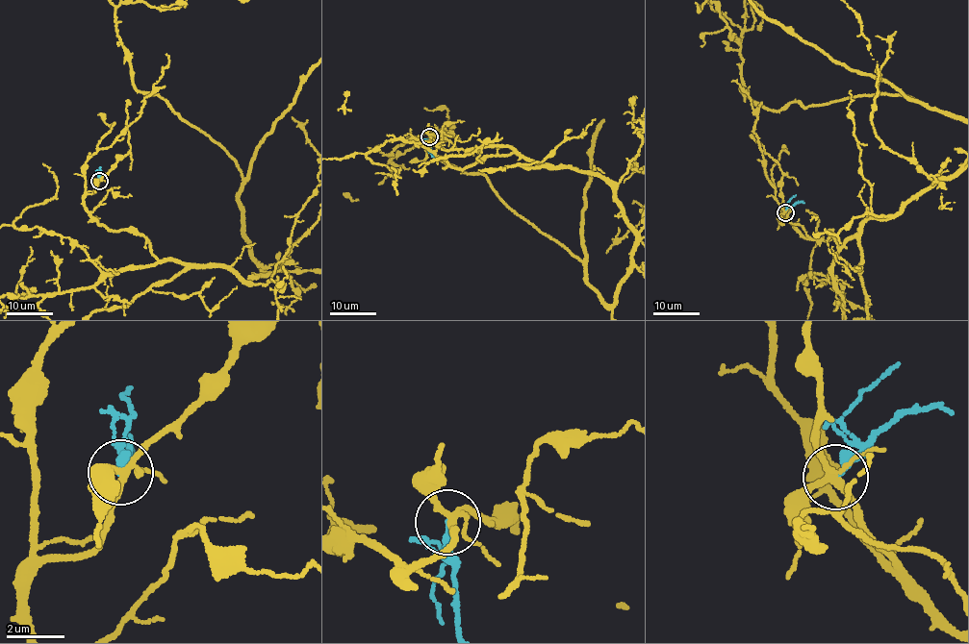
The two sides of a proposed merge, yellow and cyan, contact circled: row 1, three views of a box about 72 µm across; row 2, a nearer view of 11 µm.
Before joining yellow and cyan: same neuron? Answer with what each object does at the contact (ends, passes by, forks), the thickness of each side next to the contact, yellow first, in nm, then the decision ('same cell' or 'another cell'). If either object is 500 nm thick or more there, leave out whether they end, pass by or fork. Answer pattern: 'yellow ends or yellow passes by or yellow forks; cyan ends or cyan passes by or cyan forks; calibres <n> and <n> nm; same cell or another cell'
yellow forks; cyan ends; calibres 200 and 280 nm; another cell

